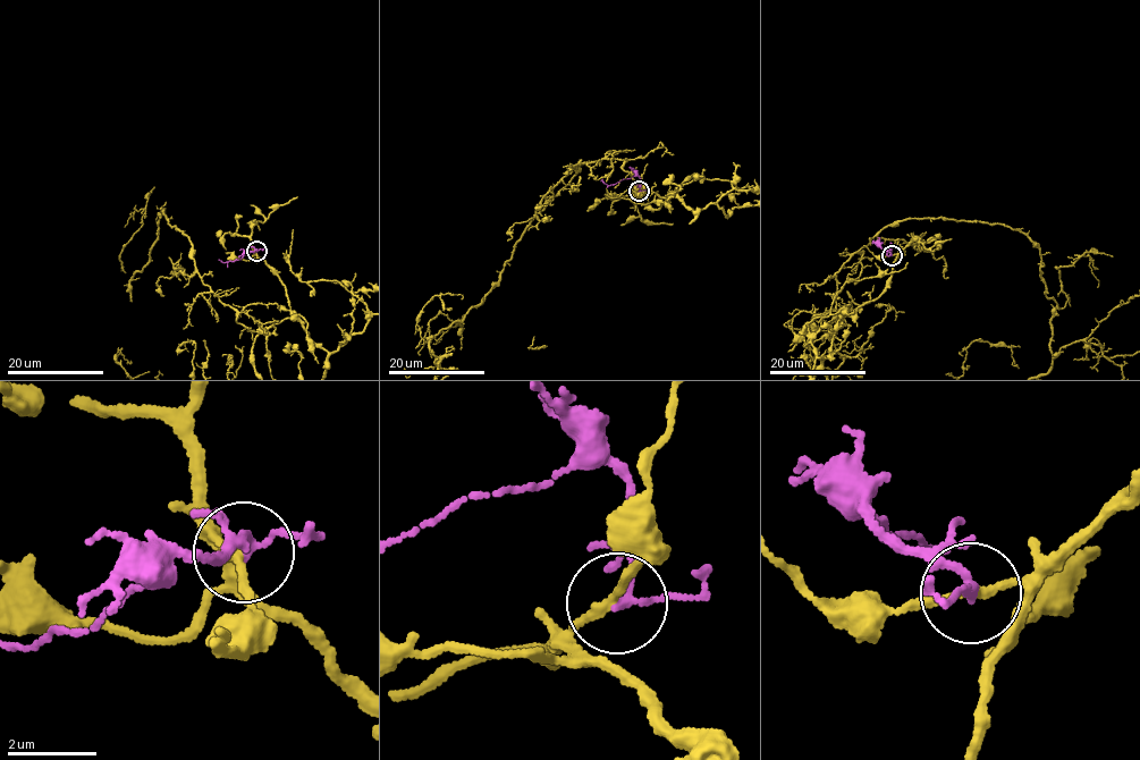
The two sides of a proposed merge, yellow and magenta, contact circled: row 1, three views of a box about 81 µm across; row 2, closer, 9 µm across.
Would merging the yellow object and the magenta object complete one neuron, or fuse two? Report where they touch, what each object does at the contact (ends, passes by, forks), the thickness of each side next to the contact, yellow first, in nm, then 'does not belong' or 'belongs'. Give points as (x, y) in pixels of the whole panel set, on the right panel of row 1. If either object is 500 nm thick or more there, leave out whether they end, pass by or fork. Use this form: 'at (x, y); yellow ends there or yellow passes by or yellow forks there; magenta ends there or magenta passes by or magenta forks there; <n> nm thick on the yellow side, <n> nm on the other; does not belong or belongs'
at (892, 255); yellow passes by; magenta passes by; 180 nm thick on the yellow side, 160 nm on the other; does not belong

